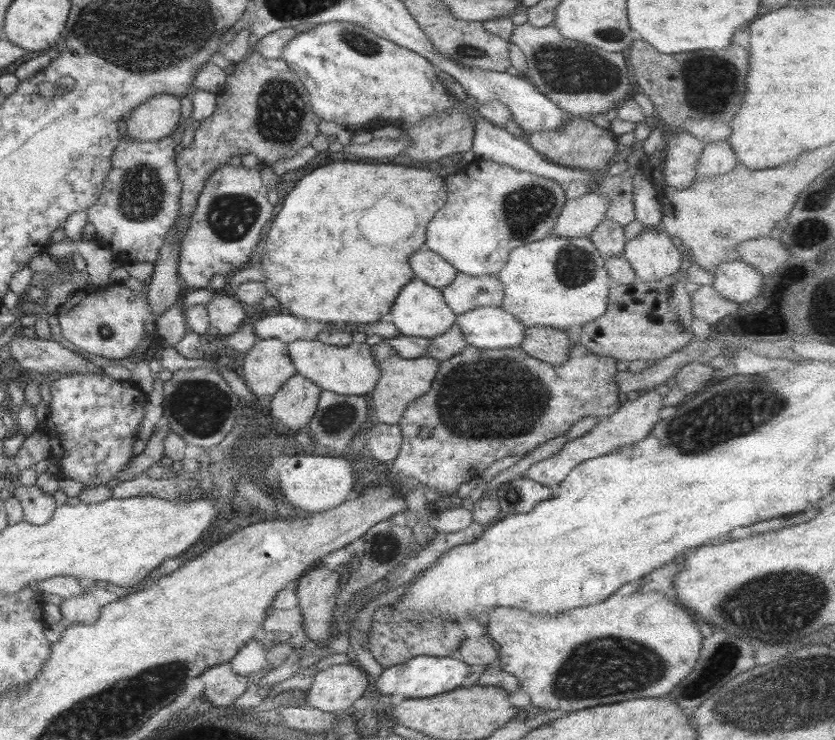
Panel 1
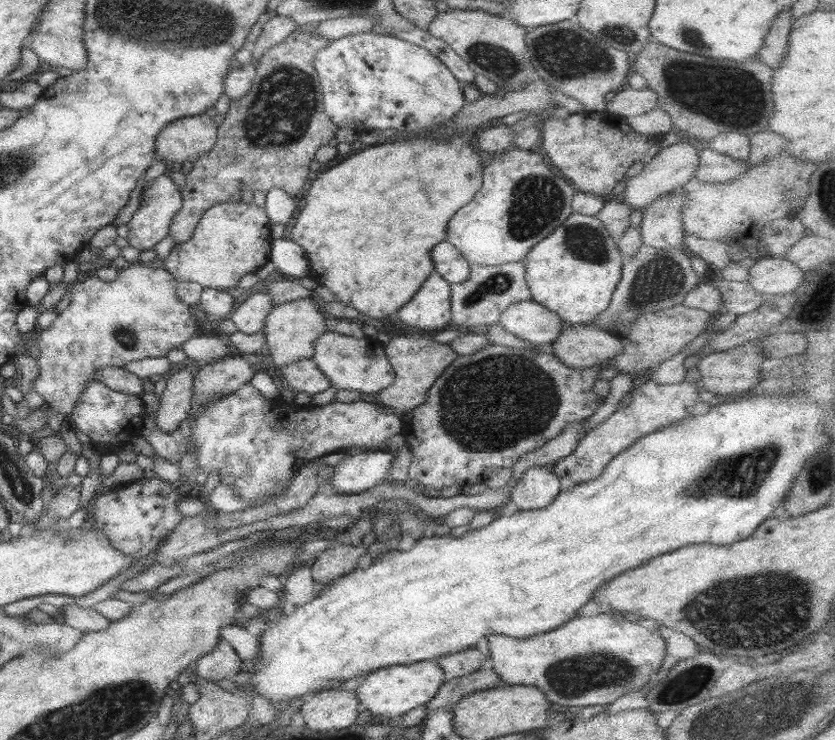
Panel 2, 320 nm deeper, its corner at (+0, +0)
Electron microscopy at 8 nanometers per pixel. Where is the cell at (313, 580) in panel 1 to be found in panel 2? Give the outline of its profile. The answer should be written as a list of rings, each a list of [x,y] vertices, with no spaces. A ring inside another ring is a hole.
[[[341,544],[324,550],[314,562],[311,573],[316,582],[328,585],[335,578],[357,568],[358,558],[367,552],[366,546]]]

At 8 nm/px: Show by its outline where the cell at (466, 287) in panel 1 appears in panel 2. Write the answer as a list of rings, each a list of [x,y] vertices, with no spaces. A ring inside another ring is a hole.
[[[524,262],[504,263],[496,266],[469,263],[470,275],[461,284],[450,288],[451,320],[466,331],[478,331],[500,322],[500,315],[508,306],[521,301],[532,301]]]

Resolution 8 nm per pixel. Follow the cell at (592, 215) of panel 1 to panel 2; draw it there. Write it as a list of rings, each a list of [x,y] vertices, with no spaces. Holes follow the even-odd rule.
[[[691,139],[681,140],[677,144],[672,144],[658,151],[656,156],[645,163],[642,172],[634,177],[630,177],[626,183],[624,193],[615,199],[626,203],[633,210],[646,208],[656,197],[666,193],[680,191],[692,177],[695,176],[696,167],[699,165],[699,150],[693,146]]]

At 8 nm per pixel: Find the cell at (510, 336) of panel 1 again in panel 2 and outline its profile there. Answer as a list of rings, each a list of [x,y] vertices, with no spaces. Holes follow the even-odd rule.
[[[530,300],[508,306],[500,315],[499,323],[512,336],[534,344],[536,349],[554,343],[566,324],[548,308]]]

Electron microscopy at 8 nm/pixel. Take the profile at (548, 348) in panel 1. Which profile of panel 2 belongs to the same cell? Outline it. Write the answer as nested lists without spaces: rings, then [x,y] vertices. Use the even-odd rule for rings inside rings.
[[[592,324],[563,325],[560,336],[551,345],[553,355],[572,368],[606,366],[626,350],[617,336]]]

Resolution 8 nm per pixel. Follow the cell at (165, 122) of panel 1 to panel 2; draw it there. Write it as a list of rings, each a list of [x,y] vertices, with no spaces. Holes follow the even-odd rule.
[[[206,114],[173,120],[156,137],[157,156],[166,164],[194,161],[215,146],[218,124]]]

